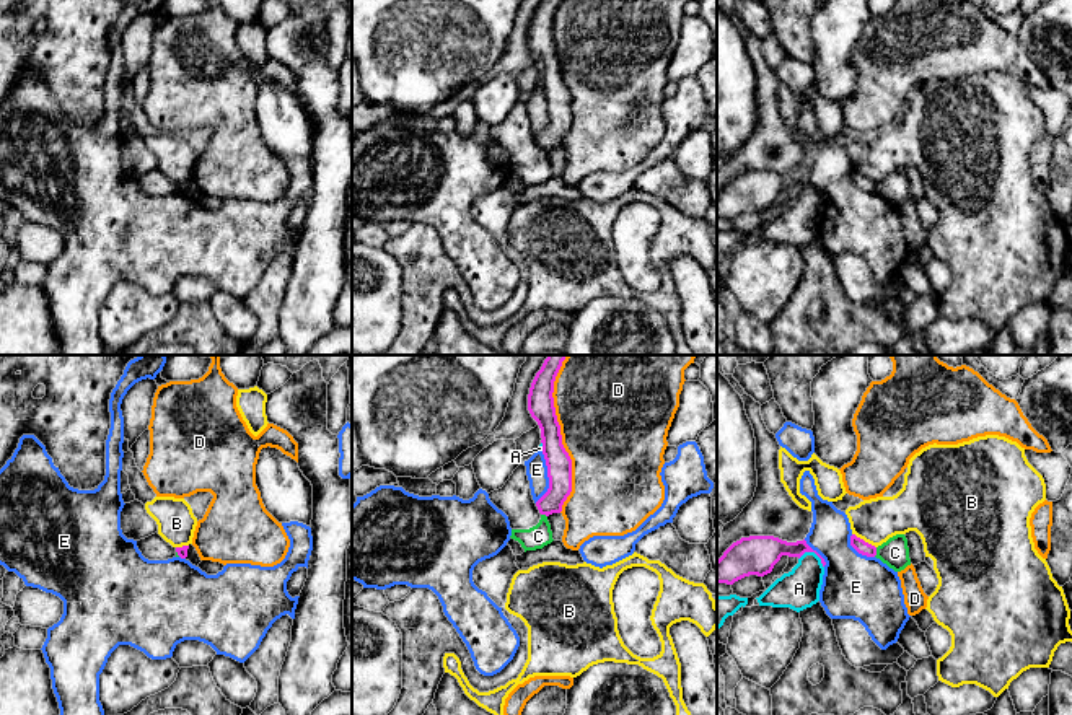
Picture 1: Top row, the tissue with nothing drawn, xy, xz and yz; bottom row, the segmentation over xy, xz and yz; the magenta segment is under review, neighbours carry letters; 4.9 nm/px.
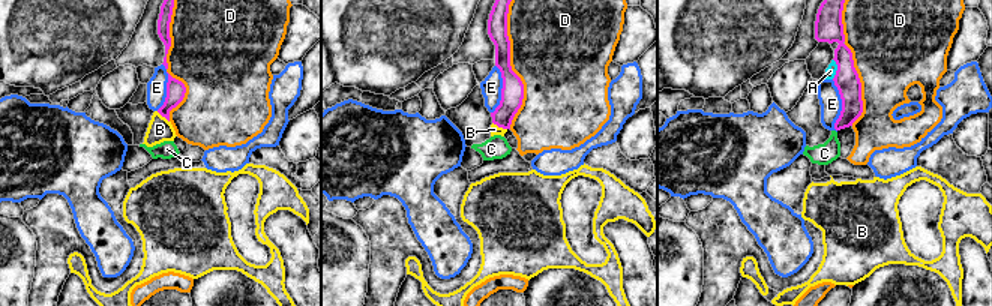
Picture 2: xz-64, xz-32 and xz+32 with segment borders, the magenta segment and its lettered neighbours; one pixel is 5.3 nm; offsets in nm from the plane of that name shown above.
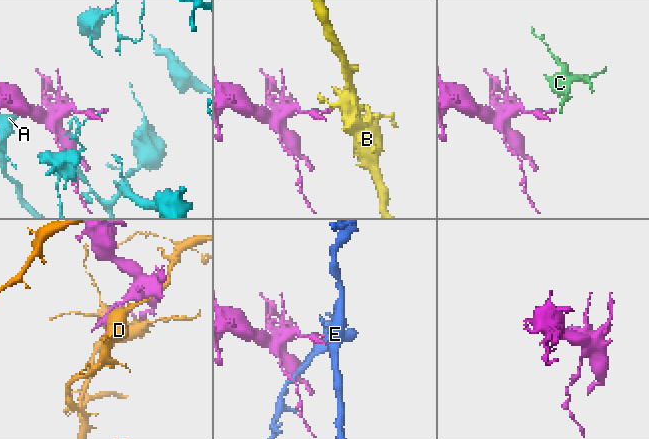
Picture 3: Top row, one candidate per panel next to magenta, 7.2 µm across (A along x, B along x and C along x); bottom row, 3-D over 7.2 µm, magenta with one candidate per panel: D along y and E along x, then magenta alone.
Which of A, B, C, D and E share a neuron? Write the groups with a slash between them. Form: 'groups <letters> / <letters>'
groups A / B / C / D / E

